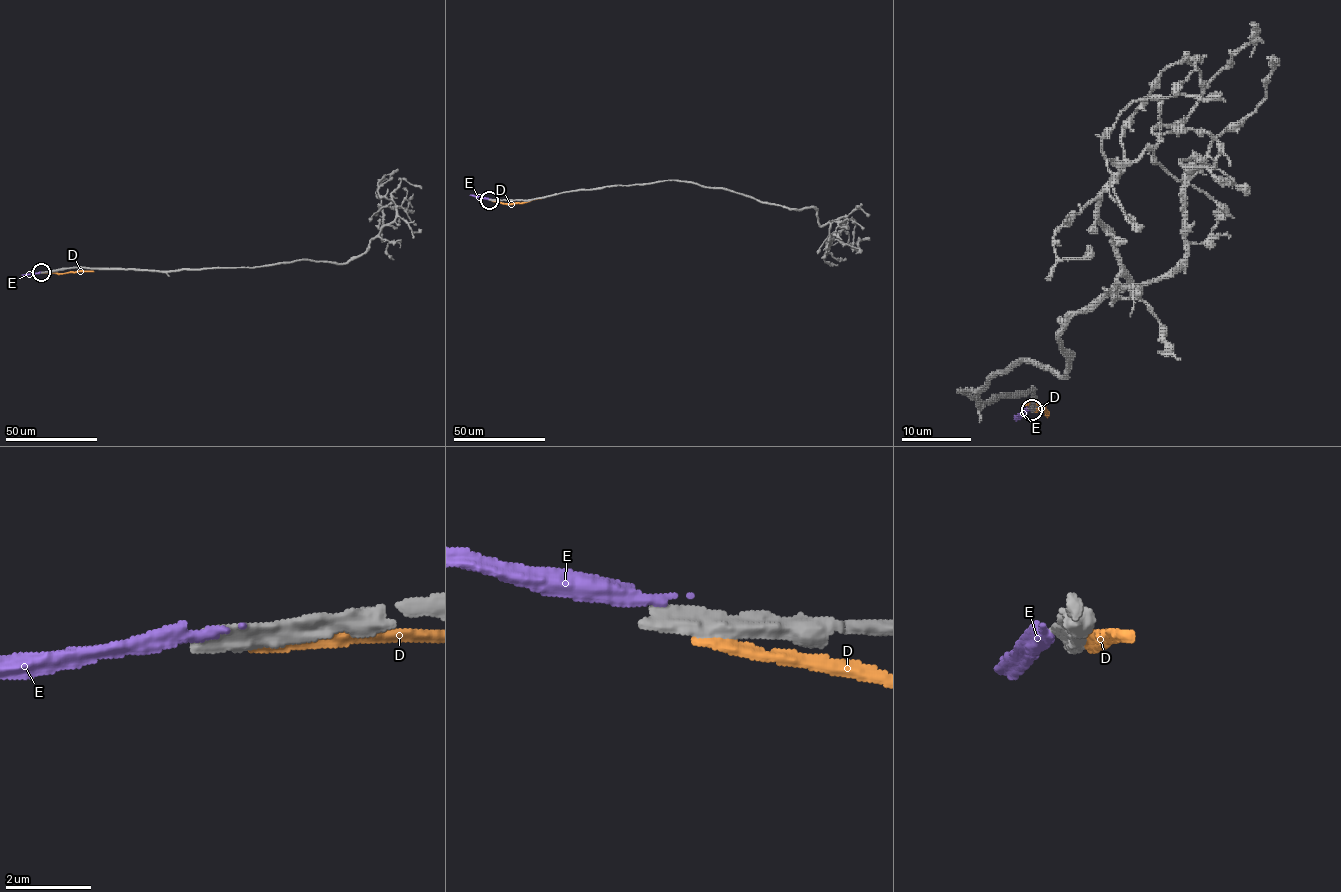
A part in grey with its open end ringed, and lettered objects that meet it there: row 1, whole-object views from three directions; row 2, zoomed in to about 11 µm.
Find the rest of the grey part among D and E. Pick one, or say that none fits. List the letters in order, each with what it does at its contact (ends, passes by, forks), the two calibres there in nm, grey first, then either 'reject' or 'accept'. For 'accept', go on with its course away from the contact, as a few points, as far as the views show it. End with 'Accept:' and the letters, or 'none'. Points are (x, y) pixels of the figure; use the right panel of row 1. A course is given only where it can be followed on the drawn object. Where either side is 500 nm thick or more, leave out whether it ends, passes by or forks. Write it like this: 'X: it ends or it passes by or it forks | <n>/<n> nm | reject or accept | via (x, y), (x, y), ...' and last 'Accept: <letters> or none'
D: it ends | 360/360 nm | reject
E: it ends | 440/300 nm | reject
Accept: none

